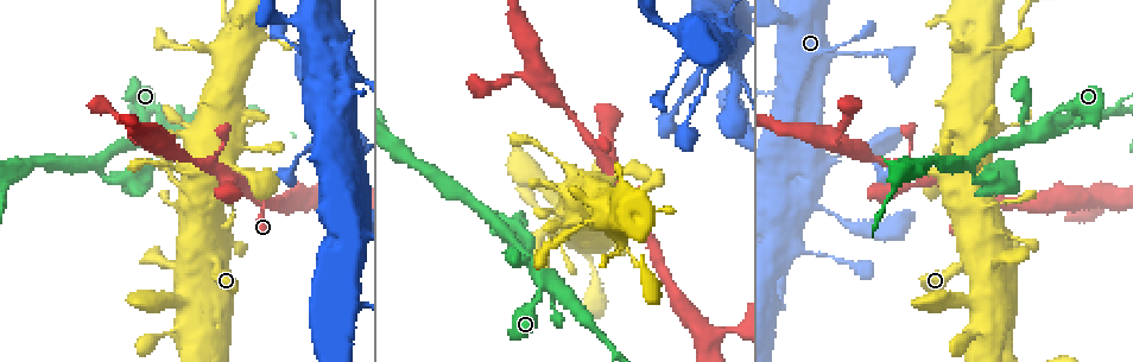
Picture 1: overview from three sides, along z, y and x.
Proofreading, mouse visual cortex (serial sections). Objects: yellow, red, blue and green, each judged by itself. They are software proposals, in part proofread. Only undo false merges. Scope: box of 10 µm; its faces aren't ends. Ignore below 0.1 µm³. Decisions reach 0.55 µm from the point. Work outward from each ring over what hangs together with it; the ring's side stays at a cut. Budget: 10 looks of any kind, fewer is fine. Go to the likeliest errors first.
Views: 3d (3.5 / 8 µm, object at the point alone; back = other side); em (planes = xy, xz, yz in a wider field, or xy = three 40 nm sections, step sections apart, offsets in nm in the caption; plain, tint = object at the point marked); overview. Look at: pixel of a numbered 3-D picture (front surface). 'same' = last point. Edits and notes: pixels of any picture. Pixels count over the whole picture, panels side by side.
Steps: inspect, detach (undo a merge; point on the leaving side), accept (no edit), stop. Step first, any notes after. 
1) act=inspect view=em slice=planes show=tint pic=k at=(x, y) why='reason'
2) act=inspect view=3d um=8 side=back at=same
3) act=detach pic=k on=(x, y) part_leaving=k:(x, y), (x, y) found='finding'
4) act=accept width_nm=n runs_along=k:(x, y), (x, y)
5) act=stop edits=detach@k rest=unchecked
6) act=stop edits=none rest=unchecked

act=inspect view=3d um=8 pic=1 at=(800, 92) why='abrupt turn'

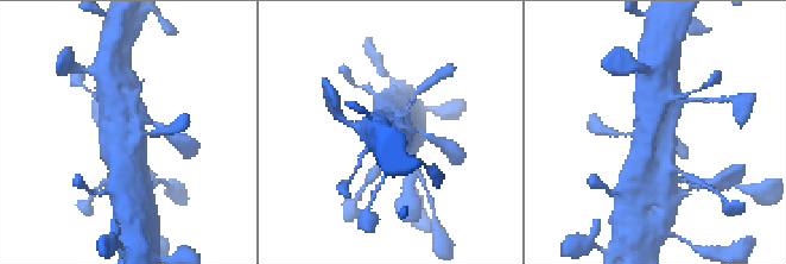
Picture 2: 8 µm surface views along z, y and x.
act=inspect view=3d um=3.5 at=same why='closer look'

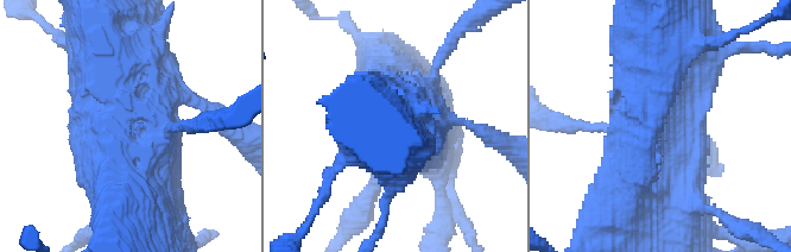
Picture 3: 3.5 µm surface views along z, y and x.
act=inspect view=em slice=planes show=tint pic=3 at=(144, 125)

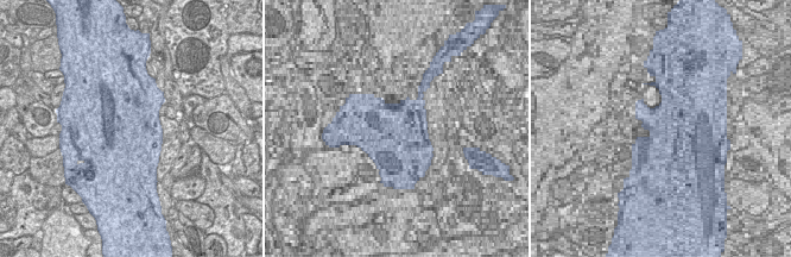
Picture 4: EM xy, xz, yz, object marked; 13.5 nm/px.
act=accept runs_along=3:(118, 33), (146, 183) found='all the same cell'

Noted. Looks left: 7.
act=inspect view=3d um=3.5 pic=1 at=(1045, 122) why='abrupt turn'

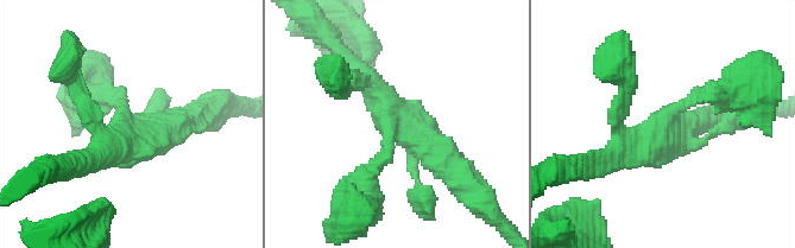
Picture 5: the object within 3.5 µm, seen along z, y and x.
act=inspect view=em slice=xy step=2 show=tint pic=5 at=(124, 124)

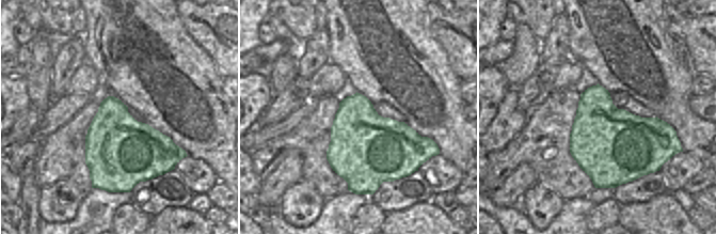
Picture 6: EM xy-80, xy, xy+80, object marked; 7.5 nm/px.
act=inspect view=em slice=xy step=1 show=tint at=same why='cut it another way'

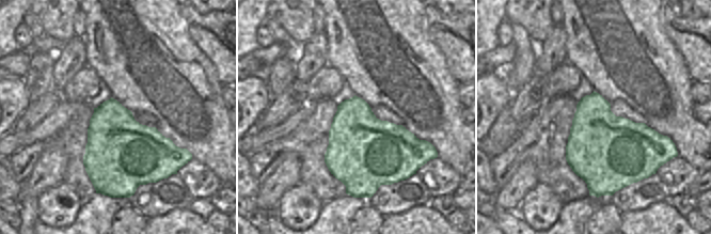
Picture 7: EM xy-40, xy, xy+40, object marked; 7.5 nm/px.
act=accept runs_along=5:(721, 97), (604, 159) found='one cell here'

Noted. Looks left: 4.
act=inspect view=3d um=3.5 side=back pic=1 at=(599, 222) why='calibre changes'

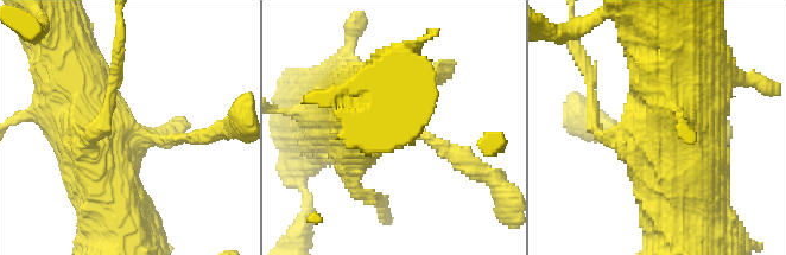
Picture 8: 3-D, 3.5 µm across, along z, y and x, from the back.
act=inspect view=em slice=xy step=1 show=tint pic=8 at=(130, 138)

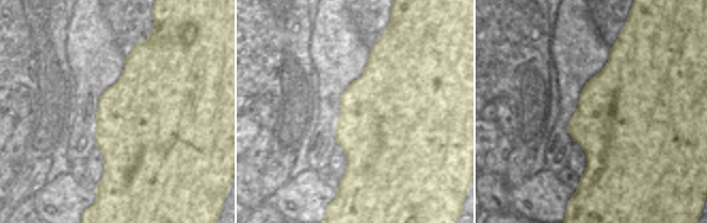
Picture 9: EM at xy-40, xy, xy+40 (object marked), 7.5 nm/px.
act=accept width_nm=750 runs_along=8:(118, 221), (107, 152), (67, 90) found='one cell here'

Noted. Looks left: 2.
act=inspect view=3d um=3.5 side=back pic=1 at=(253, 199) why='abrupt turn'

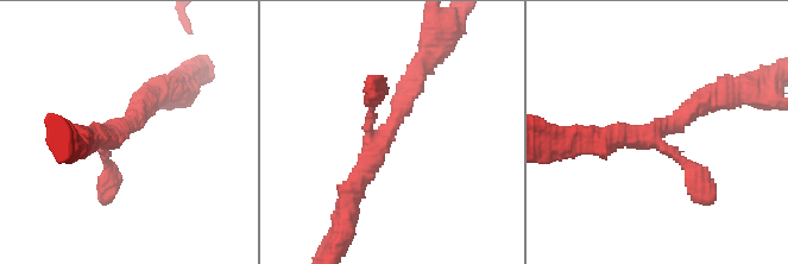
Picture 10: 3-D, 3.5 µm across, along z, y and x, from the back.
act=inspect view=em slice=planes show=tint pic=10 at=(387, 129) why='now the EM'

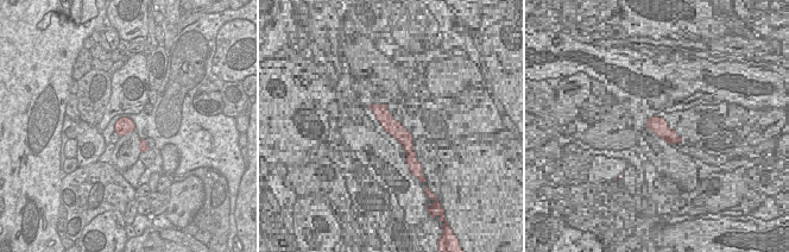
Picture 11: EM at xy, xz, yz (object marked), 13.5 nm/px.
act=accept runs_along=10:(107, 181), (103, 140), (151, 93) found='one cell here'

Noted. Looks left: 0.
act=stop edits=none rest=unchecked

